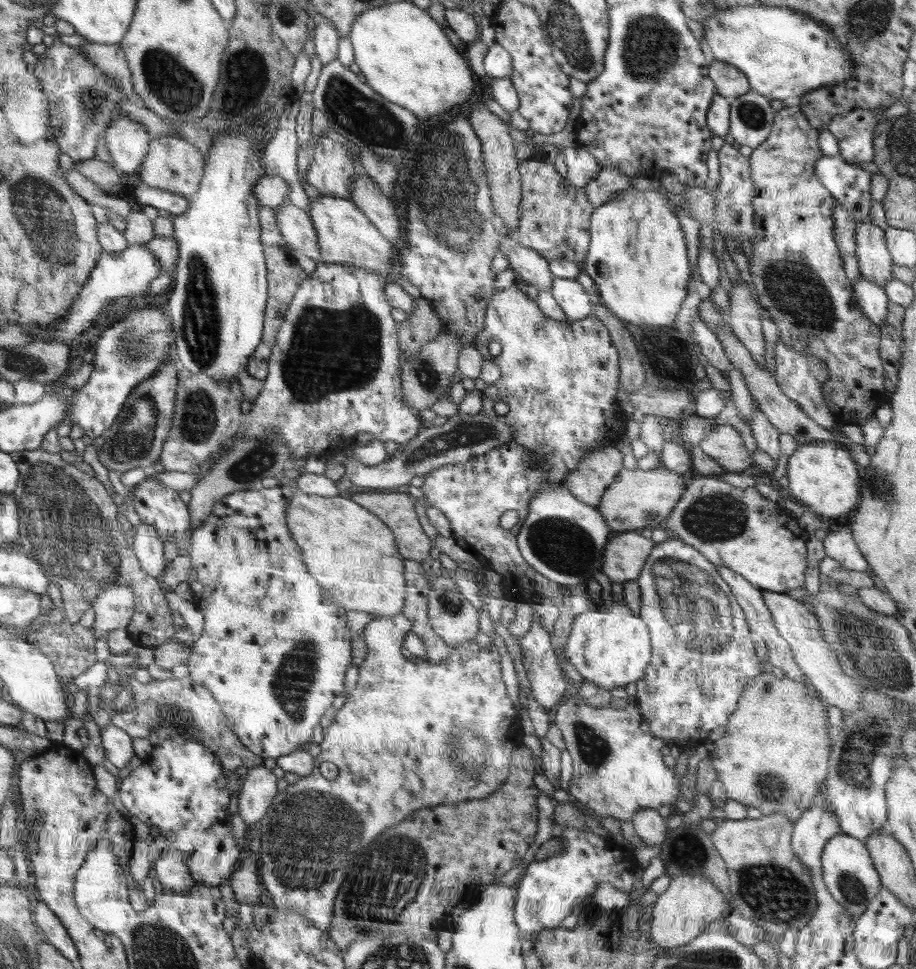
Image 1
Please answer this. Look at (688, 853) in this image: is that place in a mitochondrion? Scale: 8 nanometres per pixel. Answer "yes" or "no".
yes

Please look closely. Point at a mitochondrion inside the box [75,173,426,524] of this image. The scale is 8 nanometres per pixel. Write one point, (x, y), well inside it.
(330, 351)

